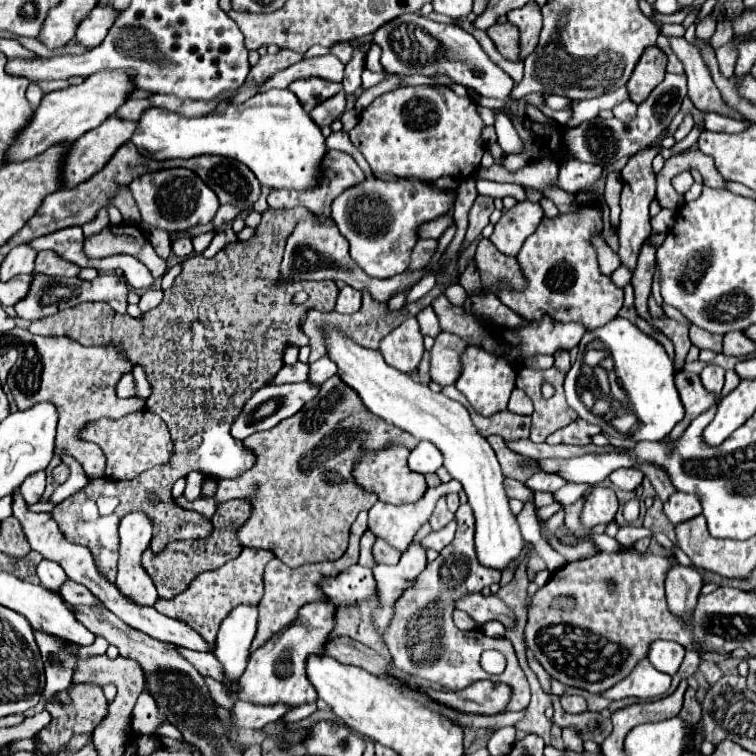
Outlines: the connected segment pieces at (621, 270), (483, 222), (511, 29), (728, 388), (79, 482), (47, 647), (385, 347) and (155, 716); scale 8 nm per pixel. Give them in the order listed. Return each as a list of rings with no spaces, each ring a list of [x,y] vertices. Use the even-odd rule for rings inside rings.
[[[621,265],[617,270],[610,276],[612,282],[619,288],[624,288],[631,282],[632,273],[627,267]]]
[[[478,195],[476,201],[474,201],[474,205],[472,205],[472,209],[470,209],[470,215],[468,215],[470,225],[468,225],[466,239],[464,239],[464,245],[462,245],[460,253],[462,253],[476,237],[480,237],[482,229],[488,225],[488,217],[492,215],[492,211],[494,211],[494,201],[492,201],[492,197],[488,197],[488,195]]]
[[[504,23],[504,25],[492,25],[488,29],[490,39],[496,43],[500,55],[508,61],[522,61],[520,59],[520,31],[516,29],[516,25],[512,23]]]
[[[733,369],[728,370],[725,373],[725,383],[720,396],[725,397],[726,395],[728,395],[732,390],[734,390],[738,386],[739,383],[740,378],[736,374],[736,372]]]
[[[63,455],[61,460],[69,466],[70,477],[66,479],[66,483],[62,483],[60,487],[56,487],[56,491],[52,493],[52,497],[50,497],[50,503],[52,503],[52,505],[64,501],[68,495],[72,495],[72,493],[76,493],[78,489],[82,489],[82,487],[86,485],[86,479],[88,479],[82,466],[72,456]]]
[[[34,629],[36,643],[42,653],[44,673],[46,673],[46,689],[44,695],[52,697],[60,691],[68,691],[72,687],[72,675],[76,671],[76,663],[80,659],[90,659],[96,655],[104,655],[108,643],[97,636],[92,645],[76,645],[76,651],[64,639],[56,639],[56,635],[48,635],[46,631]]]
[[[416,317],[406,319],[400,327],[396,327],[392,333],[388,333],[380,347],[382,357],[388,365],[396,367],[402,373],[410,373],[418,367],[422,353],[424,353],[424,341],[420,335],[420,325],[416,323]]]
[[[142,693],[134,705],[132,711],[132,729],[144,735],[156,735],[156,727],[166,721],[164,715],[158,713],[156,701],[152,699],[150,693]]]

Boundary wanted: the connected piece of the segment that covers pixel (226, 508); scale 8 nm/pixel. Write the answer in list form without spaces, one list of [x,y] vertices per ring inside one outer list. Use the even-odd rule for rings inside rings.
[[[234,499],[232,505],[220,505],[216,515],[212,517],[214,523],[214,531],[210,537],[206,539],[192,539],[192,541],[172,541],[166,545],[166,549],[162,549],[160,553],[152,553],[152,551],[144,551],[142,555],[142,565],[148,571],[148,575],[152,577],[158,595],[164,599],[170,599],[178,593],[182,593],[190,581],[194,577],[198,577],[200,573],[208,571],[208,569],[218,569],[220,565],[224,565],[226,561],[234,559],[240,551],[242,545],[236,539],[236,529],[248,519],[248,515],[252,513],[252,505],[248,503],[248,499]]]

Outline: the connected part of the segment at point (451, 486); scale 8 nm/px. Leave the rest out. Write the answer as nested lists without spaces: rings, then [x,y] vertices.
[[[452,479],[448,483],[440,484],[436,489],[428,489],[424,499],[420,499],[414,505],[394,507],[394,505],[386,505],[386,503],[378,501],[370,509],[368,527],[376,537],[388,541],[388,545],[392,545],[394,549],[406,549],[408,543],[412,541],[412,537],[416,535],[416,529],[420,529],[422,523],[426,523],[430,519],[430,513],[432,513],[436,501],[442,495],[459,493],[462,490],[460,482]]]

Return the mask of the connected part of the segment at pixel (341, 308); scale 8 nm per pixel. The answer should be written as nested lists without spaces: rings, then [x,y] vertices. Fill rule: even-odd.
[[[344,287],[338,295],[338,301],[336,301],[336,311],[338,313],[356,313],[360,309],[360,303],[362,303],[362,295],[360,291],[356,291],[354,287]]]

